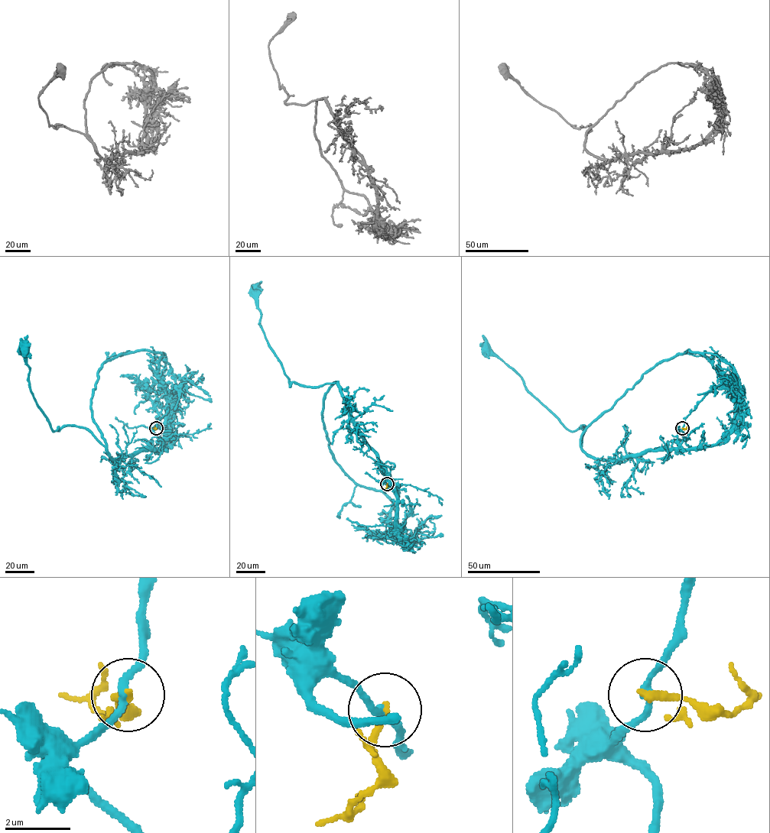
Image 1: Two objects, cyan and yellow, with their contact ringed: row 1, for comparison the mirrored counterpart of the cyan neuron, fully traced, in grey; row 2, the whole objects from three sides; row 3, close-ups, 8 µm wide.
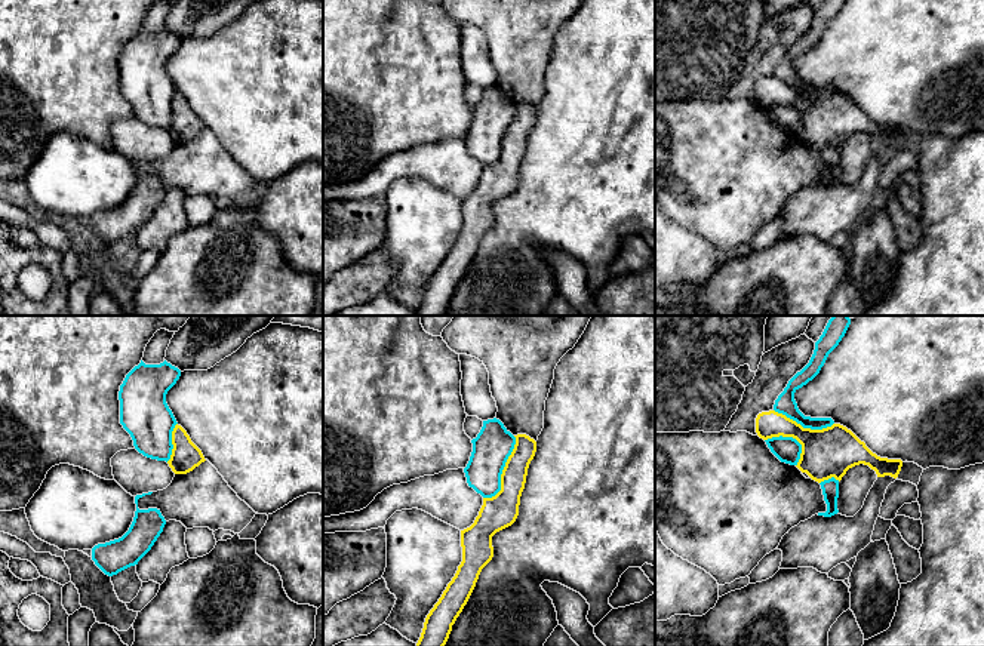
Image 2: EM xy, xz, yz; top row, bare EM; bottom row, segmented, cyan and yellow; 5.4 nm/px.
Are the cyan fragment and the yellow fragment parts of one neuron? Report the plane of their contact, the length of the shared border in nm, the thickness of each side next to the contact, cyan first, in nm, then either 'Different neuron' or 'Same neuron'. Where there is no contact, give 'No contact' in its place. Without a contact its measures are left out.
Touches cyan in xz. Shared border 380 nm. Thickness 200 nm (cyan) against 190 nm. Different neuron

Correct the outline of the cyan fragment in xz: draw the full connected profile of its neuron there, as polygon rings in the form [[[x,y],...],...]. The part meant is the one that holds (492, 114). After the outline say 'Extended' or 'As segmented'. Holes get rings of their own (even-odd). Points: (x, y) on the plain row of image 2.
[[[493,86],[483,89],[471,111],[473,120],[464,136],[467,151],[483,166],[492,166],[501,159],[501,142],[514,117],[516,105]]]. As segmented

